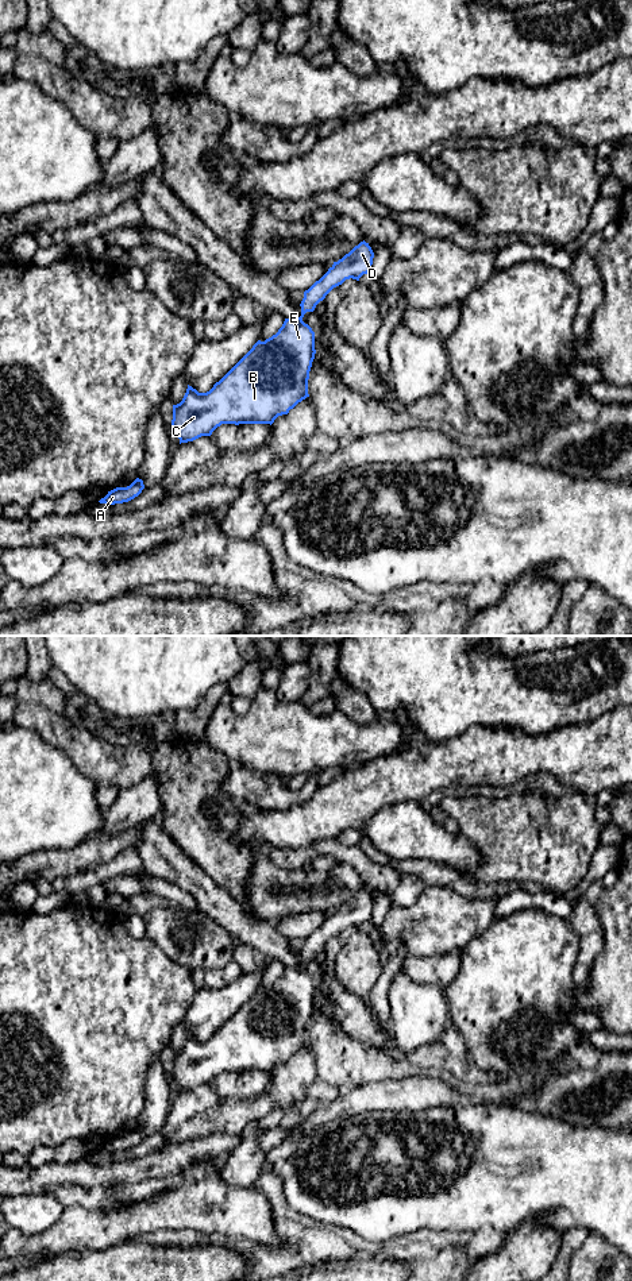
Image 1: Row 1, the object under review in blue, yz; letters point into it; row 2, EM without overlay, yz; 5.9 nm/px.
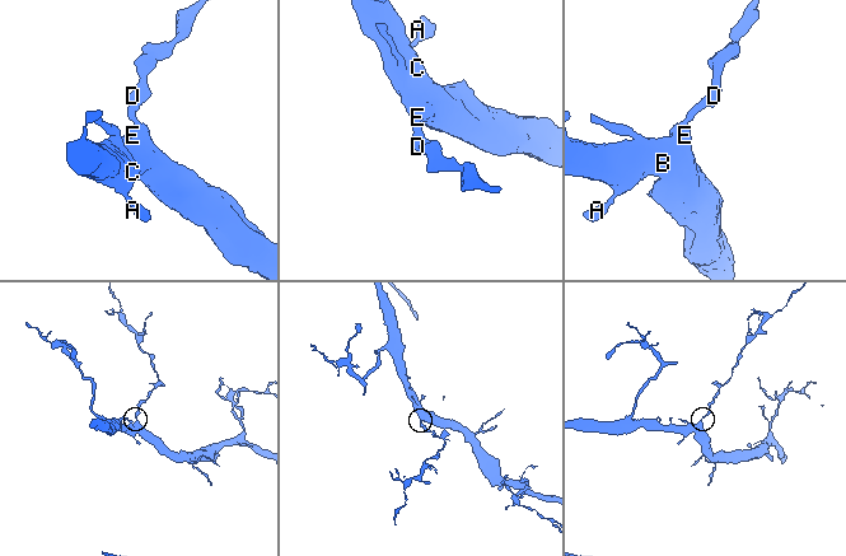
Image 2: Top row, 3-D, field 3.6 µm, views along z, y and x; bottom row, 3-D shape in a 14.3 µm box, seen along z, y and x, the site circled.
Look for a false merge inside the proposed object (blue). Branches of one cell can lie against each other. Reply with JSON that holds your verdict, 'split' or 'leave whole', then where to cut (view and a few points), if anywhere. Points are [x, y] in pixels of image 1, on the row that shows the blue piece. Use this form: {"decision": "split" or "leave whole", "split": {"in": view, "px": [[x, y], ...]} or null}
{"decision": "leave whole", "split": null}

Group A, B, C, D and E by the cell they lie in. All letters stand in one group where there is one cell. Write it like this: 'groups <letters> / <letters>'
groups A B C D E

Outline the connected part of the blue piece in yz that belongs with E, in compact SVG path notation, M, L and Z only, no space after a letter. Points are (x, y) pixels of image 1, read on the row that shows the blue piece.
M365 240L355 246L328 271L304 292L300 304L301 316L285 319L275 335L258 340L253 348L207 393L199 393L188 385L182 401L173 405L172 428L181 443L211 436L221 424L273 424L278 416L288 414L298 402L309 397L308 379L315 359L315 332L302 321L307 312L313 312L325 296L346 279L357 279L370 273L374 252Z

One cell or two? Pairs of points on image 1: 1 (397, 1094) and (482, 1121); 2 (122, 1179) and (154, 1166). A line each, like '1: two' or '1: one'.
1: two
2: one

